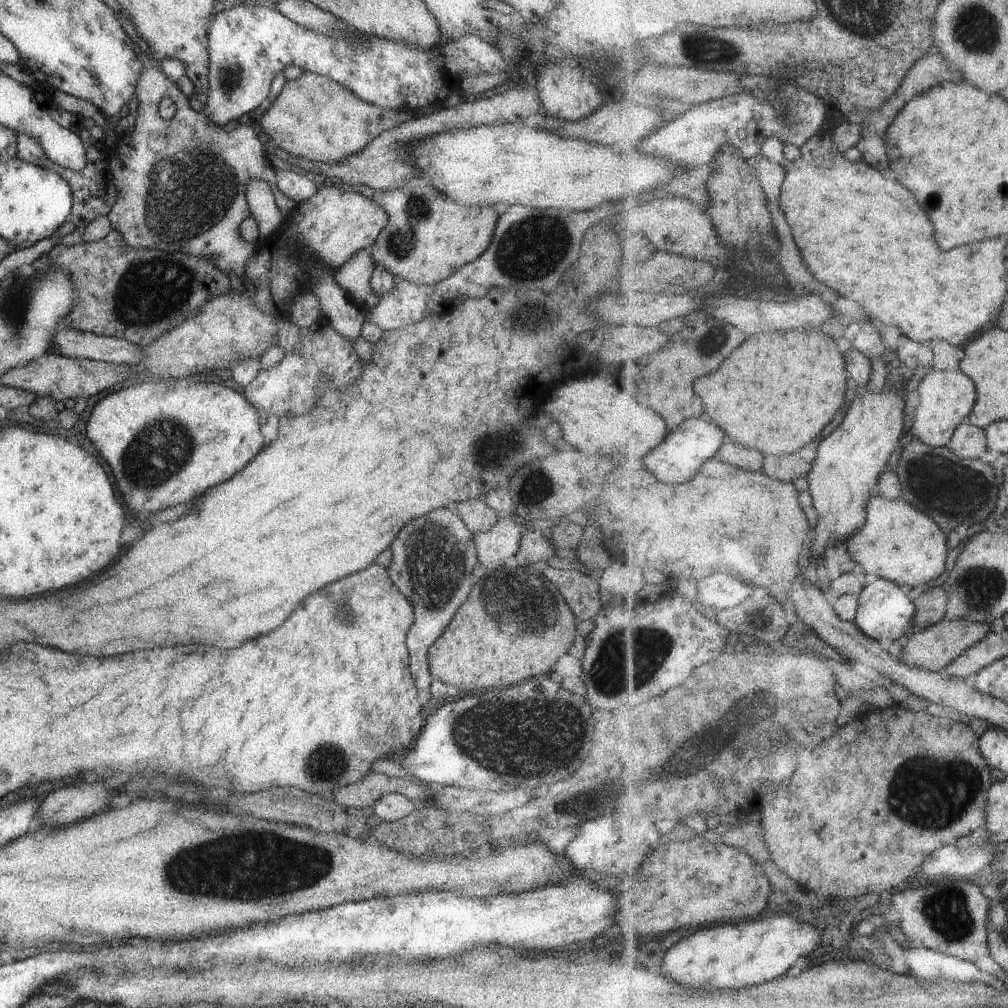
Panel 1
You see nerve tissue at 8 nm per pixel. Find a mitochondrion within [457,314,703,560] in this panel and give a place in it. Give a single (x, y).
(488, 451)

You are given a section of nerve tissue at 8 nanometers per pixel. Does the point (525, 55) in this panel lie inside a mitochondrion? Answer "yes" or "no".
no

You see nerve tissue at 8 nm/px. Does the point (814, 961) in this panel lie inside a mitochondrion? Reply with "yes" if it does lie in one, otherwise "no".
no

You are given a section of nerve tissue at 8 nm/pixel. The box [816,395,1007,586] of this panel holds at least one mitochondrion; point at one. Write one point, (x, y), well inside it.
(955, 492)

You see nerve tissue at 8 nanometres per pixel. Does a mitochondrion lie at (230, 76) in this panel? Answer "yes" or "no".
yes

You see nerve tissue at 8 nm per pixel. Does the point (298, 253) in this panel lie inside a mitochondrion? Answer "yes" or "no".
no

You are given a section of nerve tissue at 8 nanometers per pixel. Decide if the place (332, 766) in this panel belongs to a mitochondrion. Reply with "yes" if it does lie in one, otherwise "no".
yes

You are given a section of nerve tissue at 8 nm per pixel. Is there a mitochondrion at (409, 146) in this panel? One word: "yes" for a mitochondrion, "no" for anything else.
no

